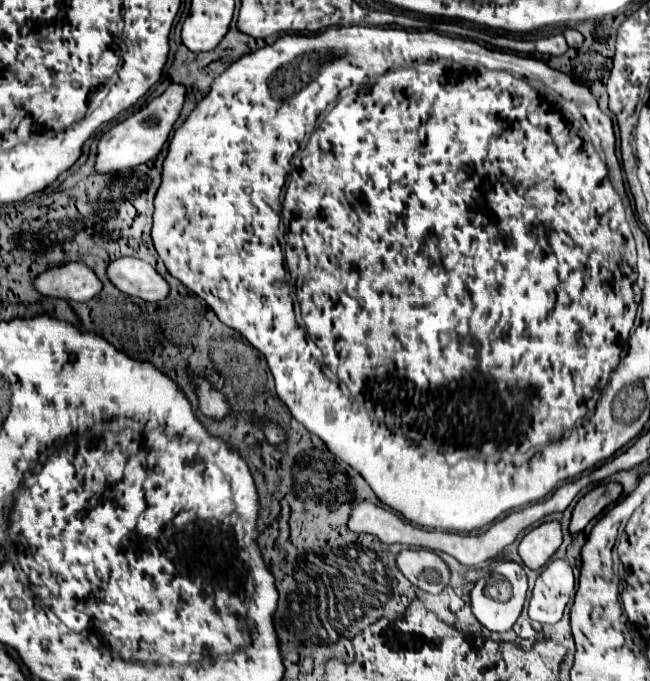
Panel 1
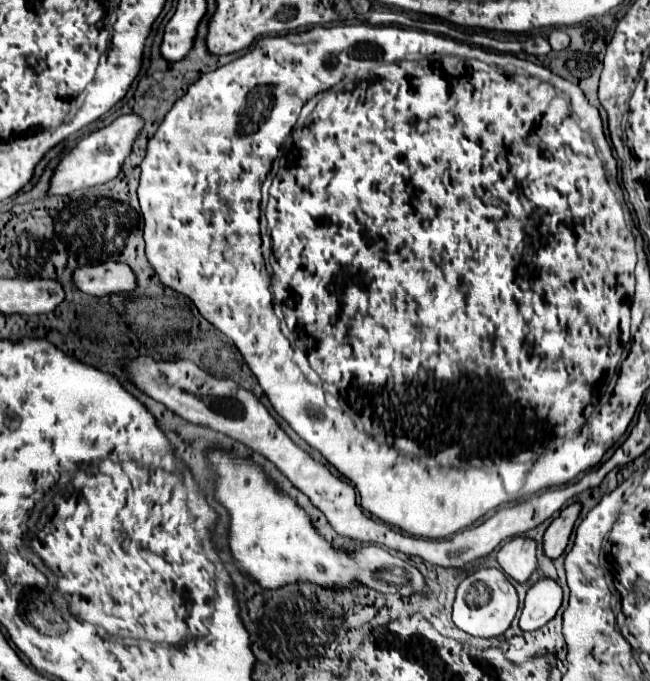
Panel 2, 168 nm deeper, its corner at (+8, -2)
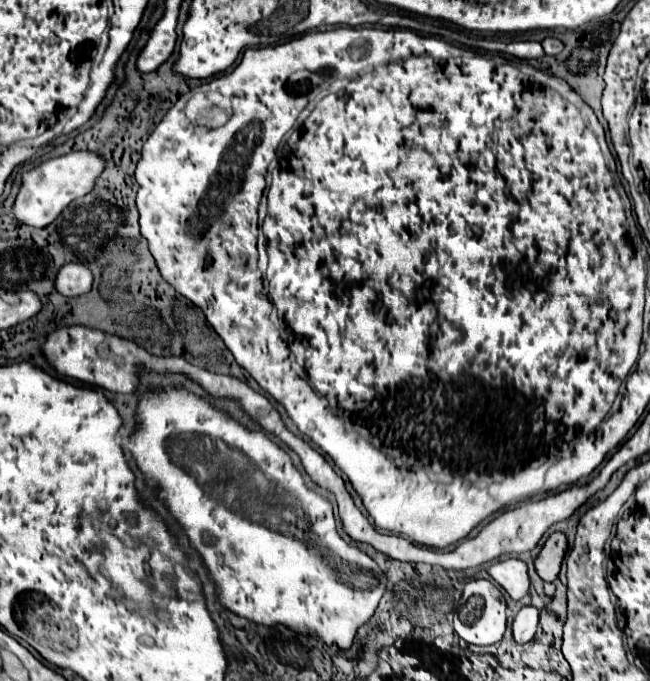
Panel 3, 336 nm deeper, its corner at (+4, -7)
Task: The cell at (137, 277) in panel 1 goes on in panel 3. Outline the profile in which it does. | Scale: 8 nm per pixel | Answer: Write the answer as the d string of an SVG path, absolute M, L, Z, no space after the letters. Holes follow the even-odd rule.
M68 263L56 273L56 291L64 297L78 297L92 287L92 273L80 263Z

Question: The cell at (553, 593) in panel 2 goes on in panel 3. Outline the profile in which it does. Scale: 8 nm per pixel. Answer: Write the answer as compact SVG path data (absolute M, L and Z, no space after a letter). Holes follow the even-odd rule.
M532 605L520 609L520 613L514 617L512 623L512 637L516 643L528 643L534 637L538 627L538 615L540 611Z

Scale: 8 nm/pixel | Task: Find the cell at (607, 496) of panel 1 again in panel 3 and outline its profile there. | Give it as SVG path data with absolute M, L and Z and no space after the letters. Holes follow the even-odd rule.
M552 533L548 537L548 541L544 543L542 551L538 553L538 557L534 561L536 573L540 575L542 581L554 583L558 579L560 565L562 565L566 549L568 549L568 543L566 543L566 537L562 533Z

